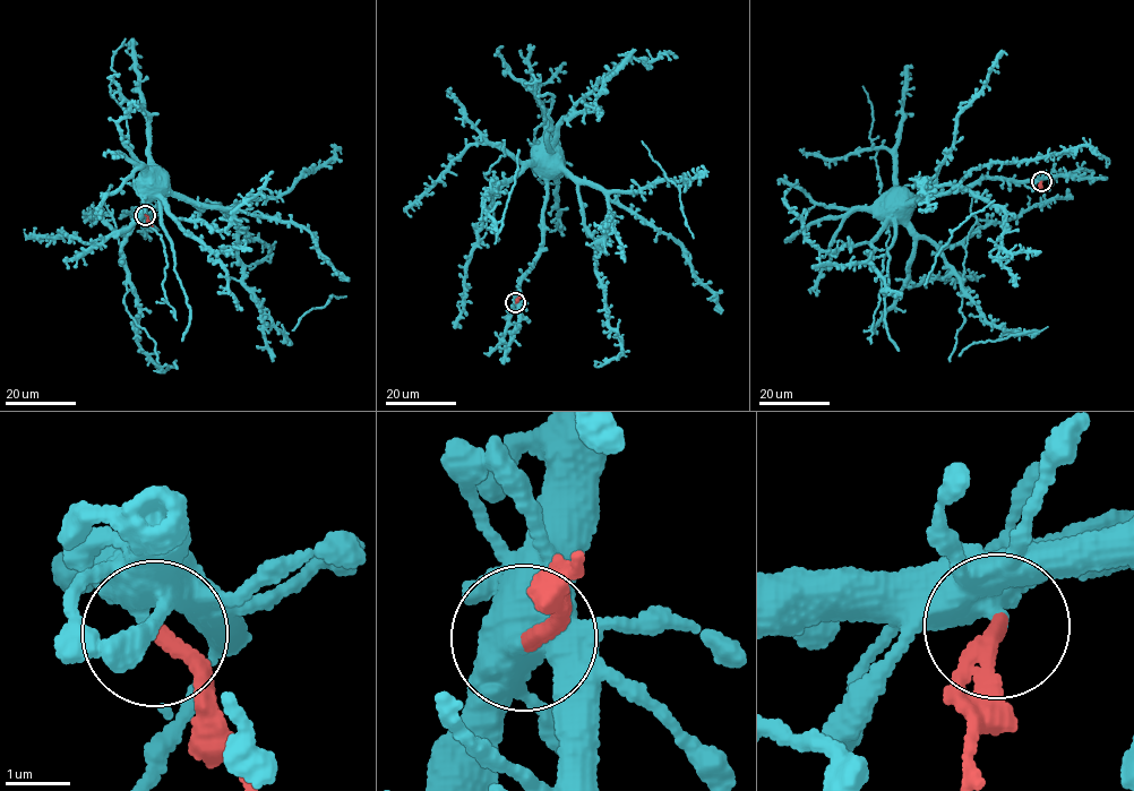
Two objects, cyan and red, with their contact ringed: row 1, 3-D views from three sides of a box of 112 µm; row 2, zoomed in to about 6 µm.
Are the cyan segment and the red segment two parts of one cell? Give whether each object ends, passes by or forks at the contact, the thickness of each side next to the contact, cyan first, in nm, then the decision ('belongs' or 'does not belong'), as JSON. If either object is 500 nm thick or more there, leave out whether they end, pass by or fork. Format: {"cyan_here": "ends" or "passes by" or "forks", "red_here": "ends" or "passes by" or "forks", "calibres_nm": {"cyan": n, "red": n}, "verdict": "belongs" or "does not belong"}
{"cyan_here": "ends", "red_here": "ends", "calibres_nm": {"cyan": 420, "red": 240}, "verdict": "does not belong"}

